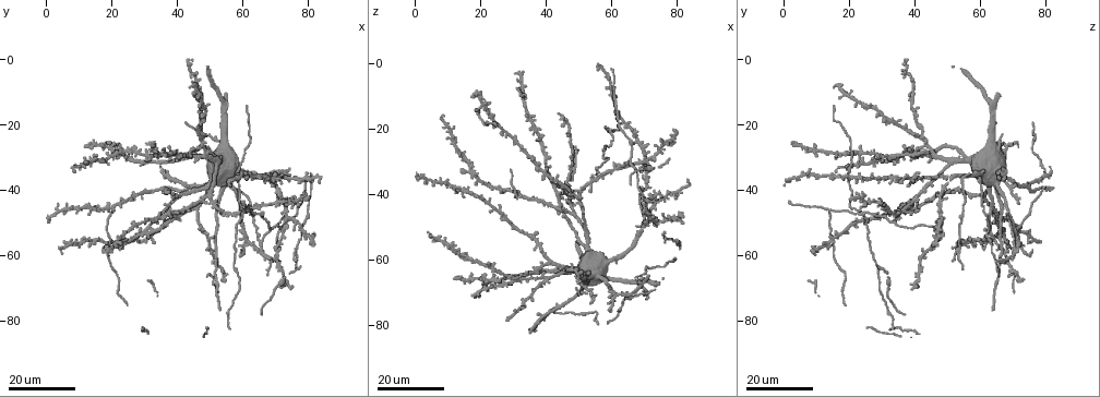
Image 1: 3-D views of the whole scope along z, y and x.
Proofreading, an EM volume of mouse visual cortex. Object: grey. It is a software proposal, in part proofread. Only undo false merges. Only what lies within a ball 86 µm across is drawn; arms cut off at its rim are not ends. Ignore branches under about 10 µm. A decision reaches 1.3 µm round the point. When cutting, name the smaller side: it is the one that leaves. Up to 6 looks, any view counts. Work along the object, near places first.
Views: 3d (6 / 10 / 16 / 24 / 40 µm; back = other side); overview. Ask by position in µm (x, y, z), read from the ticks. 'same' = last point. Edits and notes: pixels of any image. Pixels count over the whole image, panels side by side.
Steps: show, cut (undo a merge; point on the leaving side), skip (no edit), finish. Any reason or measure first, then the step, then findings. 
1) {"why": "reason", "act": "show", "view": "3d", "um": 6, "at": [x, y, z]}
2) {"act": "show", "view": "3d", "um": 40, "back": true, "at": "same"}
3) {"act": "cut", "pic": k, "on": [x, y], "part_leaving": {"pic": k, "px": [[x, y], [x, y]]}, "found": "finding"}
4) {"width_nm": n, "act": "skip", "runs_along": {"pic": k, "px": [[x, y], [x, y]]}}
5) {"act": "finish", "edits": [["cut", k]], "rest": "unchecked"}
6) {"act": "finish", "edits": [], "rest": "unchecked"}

{"why": "two arms in line, one across", "act": "show", "view": "3d", "um": 16, "at": [69, 36, 51]}

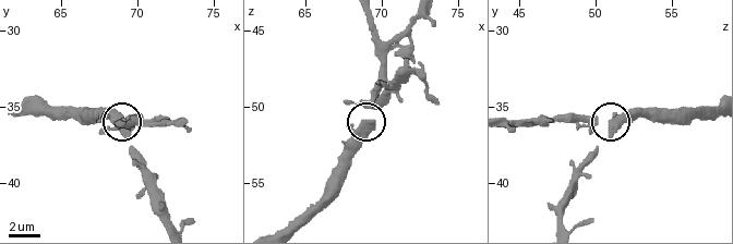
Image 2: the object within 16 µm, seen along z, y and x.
{"act": "show", "view": "3d", "um": 10, "at": "same"}

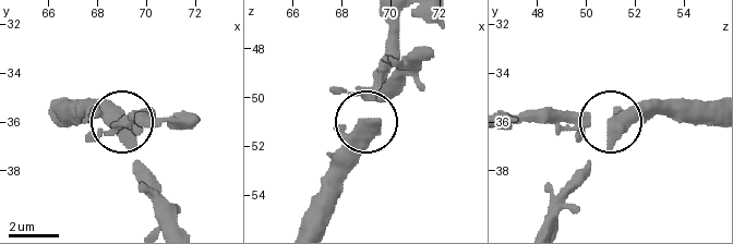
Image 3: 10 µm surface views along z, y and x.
{"side_arm_um": 62, "act": "skip", "found": "continuous, no second neuron"}

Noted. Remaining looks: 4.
{"why": "arms part here", "act": "show", "view": "3d", "um": 24, "at": [49, 42, 40]}

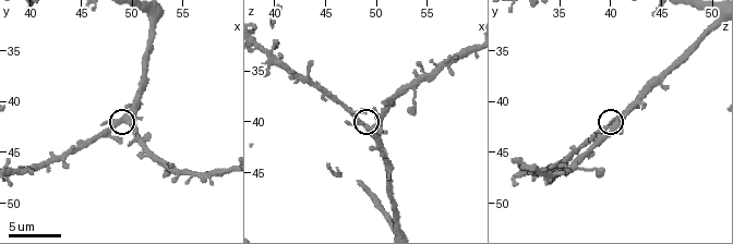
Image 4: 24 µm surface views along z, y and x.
{"act": "show", "view": "3d", "um": 10, "at": [49.4, 41.8, 40.6]}

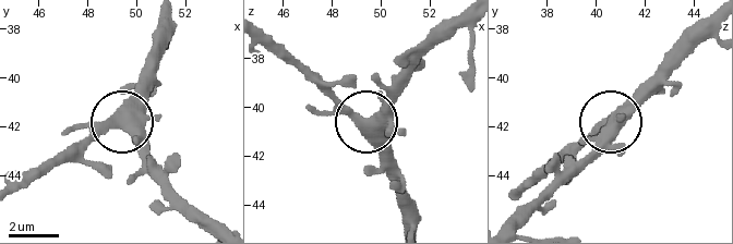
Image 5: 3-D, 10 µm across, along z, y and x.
{"width_nm": 420, "act": "skip", "runs_along": {"pic": 5, "px": [[413, 224], [413, 205], [396, 161], [365, 126], [411, 76]]}, "found": "all the same neuron"}

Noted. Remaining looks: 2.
{"act": "show", "view": "3d", "um": 24, "at": [21, 57, 13]}

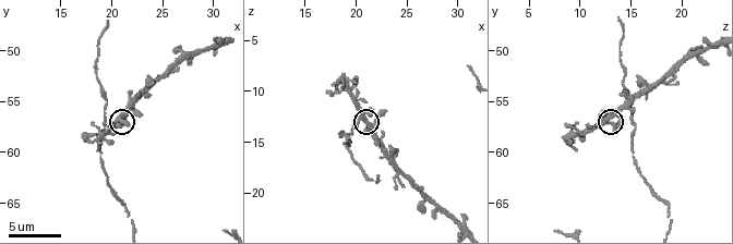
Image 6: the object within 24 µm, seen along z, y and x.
{"act": "show", "view": "3d", "um": 6, "at": [20.6, 57.0, 12.6]}

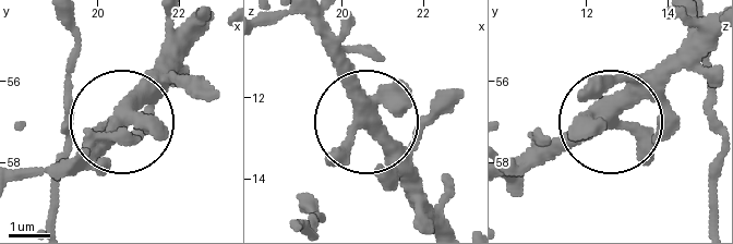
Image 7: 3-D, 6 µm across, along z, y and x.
{"act": "skip", "found": "one neuron here"}

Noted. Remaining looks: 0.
{"act": "finish", "edits": [], "rest": "unchecked"}

